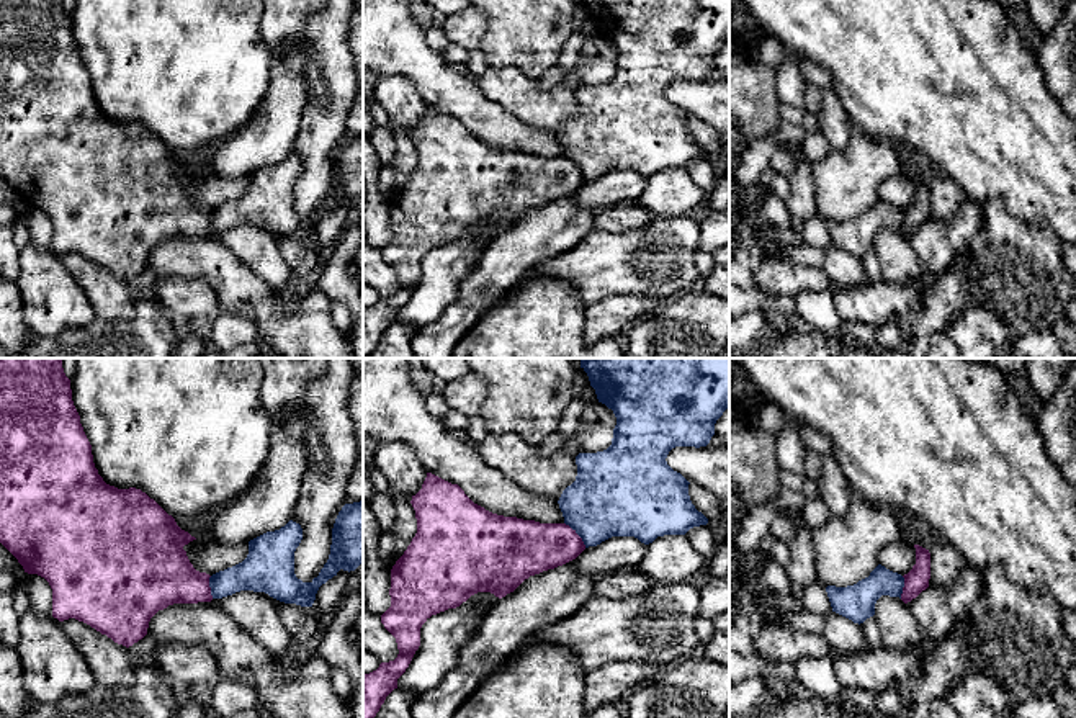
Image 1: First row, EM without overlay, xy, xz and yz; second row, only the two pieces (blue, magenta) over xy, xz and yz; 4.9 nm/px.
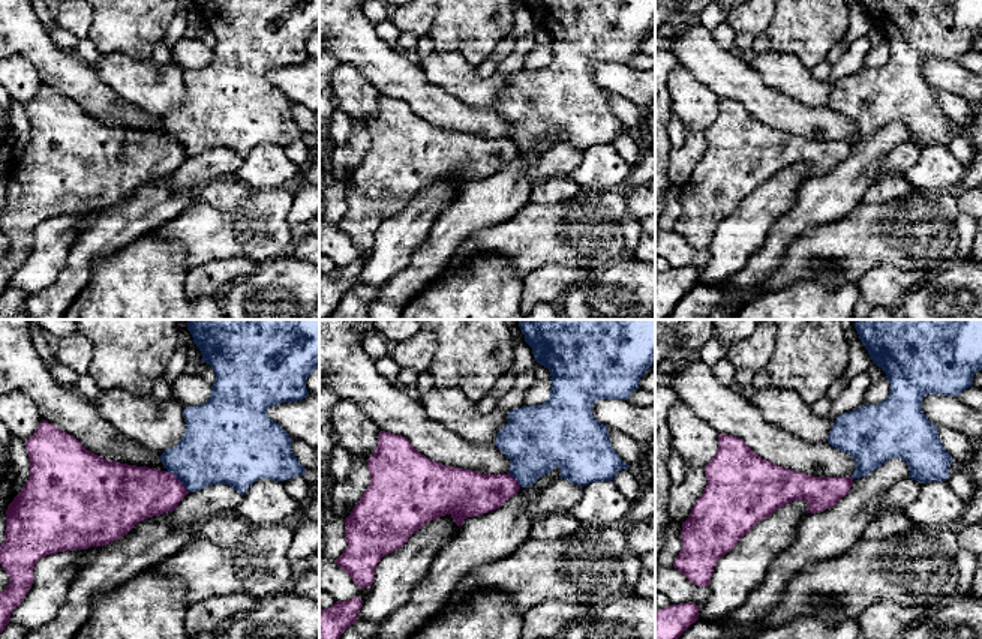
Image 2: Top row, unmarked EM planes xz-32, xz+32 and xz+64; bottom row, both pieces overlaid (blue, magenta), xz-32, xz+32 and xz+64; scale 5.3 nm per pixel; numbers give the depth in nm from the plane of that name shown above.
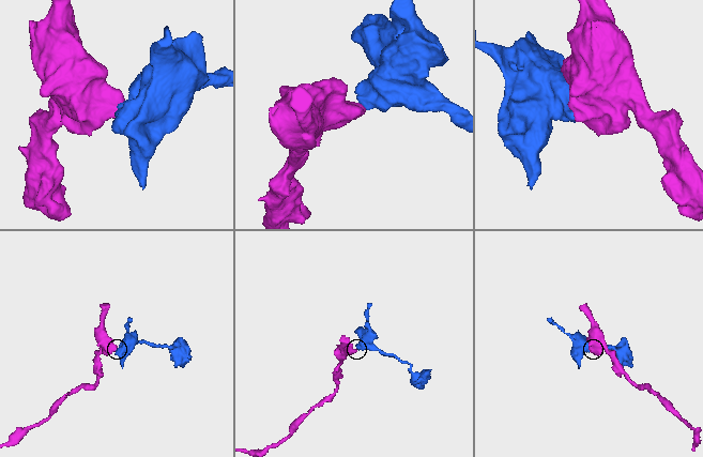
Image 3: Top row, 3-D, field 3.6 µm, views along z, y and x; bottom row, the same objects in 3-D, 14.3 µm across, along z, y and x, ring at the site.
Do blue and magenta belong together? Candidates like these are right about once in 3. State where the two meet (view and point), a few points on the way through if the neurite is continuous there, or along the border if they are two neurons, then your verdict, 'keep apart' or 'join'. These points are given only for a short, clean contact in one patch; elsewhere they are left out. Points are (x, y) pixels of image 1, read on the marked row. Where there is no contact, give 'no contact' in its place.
xz (578, 534) | along xz (564, 522), (586, 547) | keep apart

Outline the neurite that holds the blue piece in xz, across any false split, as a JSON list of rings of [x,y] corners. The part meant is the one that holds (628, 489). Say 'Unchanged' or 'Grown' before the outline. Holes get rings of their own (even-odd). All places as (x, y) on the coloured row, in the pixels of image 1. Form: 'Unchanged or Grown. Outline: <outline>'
Unchanged. Outline: [[[581,358],[599,402],[613,411],[612,445],[576,456],[577,476],[558,504],[585,548],[612,536],[634,536],[649,545],[657,536],[685,535],[706,525],[695,509],[688,481],[666,458],[675,447],[706,447],[715,424],[729,407],[729,358]]]

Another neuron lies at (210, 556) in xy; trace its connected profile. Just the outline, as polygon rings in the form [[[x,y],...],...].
[[[193,540],[183,546],[193,568],[209,576],[242,563],[249,554],[249,541],[222,545],[214,540]]]

